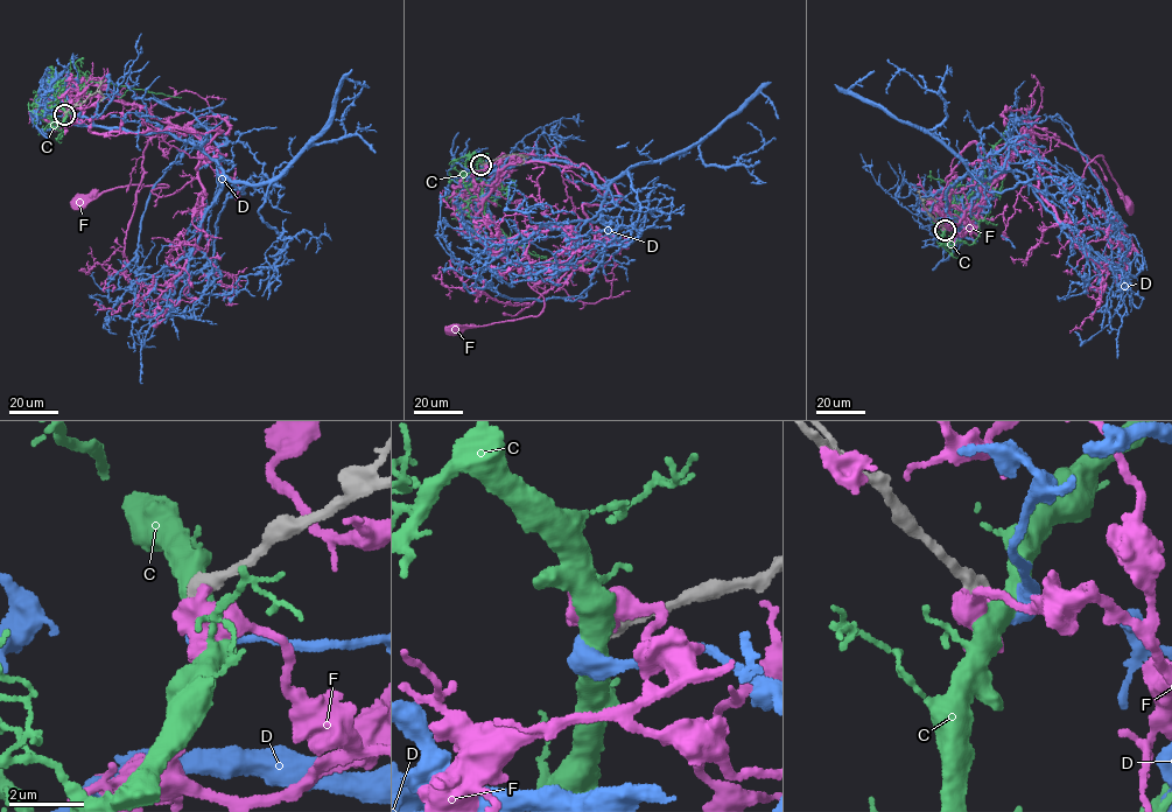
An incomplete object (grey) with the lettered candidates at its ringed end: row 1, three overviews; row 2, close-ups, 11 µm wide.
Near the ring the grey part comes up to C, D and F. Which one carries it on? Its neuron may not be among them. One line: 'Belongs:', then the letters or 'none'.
Belongs: D

